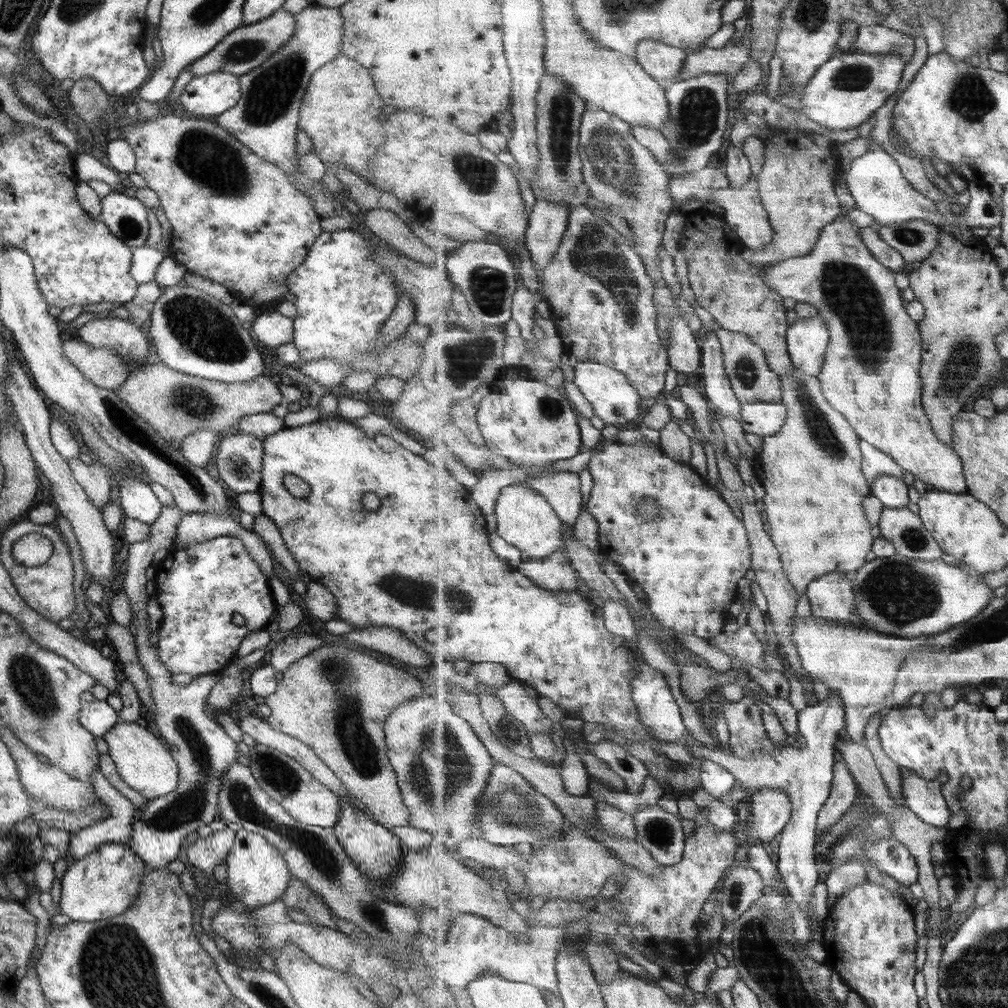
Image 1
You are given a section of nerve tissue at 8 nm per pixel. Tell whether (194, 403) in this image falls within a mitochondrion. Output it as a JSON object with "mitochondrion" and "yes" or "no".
{"mitochondrion":"yes"}

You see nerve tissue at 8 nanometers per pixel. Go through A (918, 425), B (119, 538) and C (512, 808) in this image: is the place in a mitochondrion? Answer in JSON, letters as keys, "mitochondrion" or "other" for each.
{"A":"other","B":"other","C":"mitochondrion"}

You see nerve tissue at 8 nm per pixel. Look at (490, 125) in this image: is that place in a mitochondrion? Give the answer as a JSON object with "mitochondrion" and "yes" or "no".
{"mitochondrion":"no"}

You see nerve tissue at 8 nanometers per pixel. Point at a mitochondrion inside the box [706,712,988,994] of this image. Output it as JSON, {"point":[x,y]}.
{"point":[735,896]}

